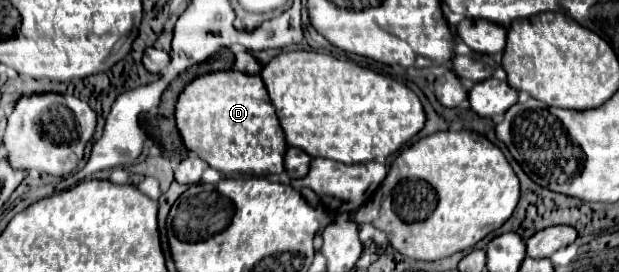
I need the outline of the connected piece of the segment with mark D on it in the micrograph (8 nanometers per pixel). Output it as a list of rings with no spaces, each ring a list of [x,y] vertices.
[[[232,68],[230,71],[216,71],[196,77],[178,97],[176,125],[180,129],[184,145],[200,155],[200,159],[204,159],[212,169],[224,175],[248,173],[256,177],[266,177],[284,173],[284,155],[288,143],[260,75],[246,75]]]

